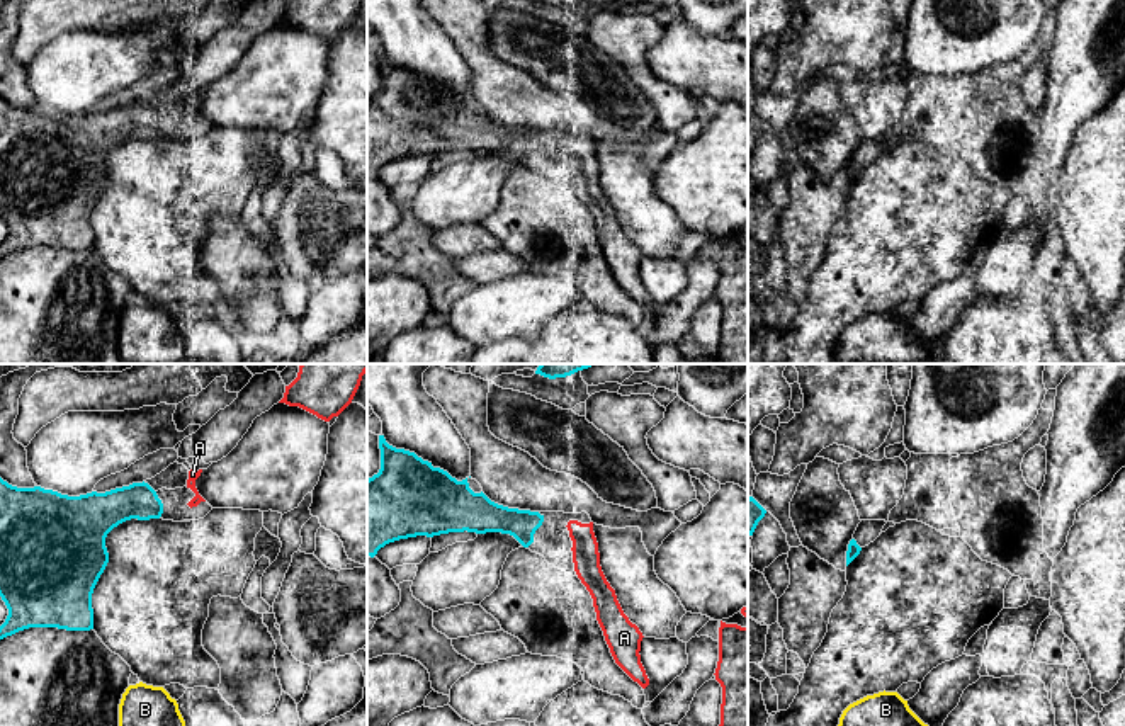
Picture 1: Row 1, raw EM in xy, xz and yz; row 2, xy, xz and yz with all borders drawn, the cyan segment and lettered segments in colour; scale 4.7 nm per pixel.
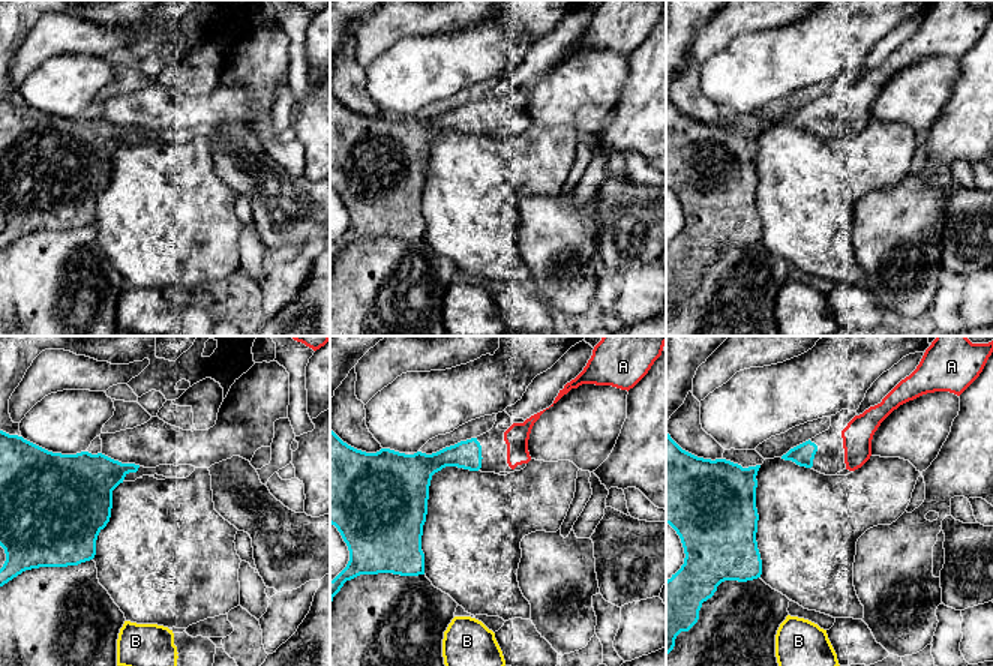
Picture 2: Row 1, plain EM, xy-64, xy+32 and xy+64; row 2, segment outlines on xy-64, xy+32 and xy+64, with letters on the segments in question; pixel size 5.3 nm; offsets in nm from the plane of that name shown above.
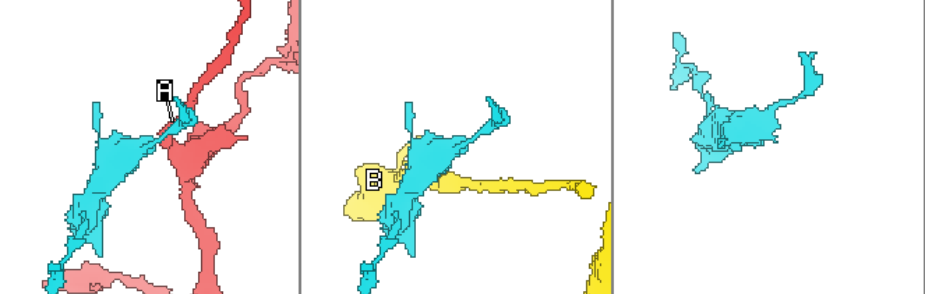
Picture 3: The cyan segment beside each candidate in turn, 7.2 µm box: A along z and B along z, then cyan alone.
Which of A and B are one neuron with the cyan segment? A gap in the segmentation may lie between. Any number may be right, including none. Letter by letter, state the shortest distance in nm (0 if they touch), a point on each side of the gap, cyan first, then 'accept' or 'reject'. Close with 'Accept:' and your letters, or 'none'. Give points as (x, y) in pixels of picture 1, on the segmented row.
A: 110 nm | xz (542, 521), (566, 526) | accept
B: 320 nm | xy (92, 628), (130, 686) | reject
Accept: A

